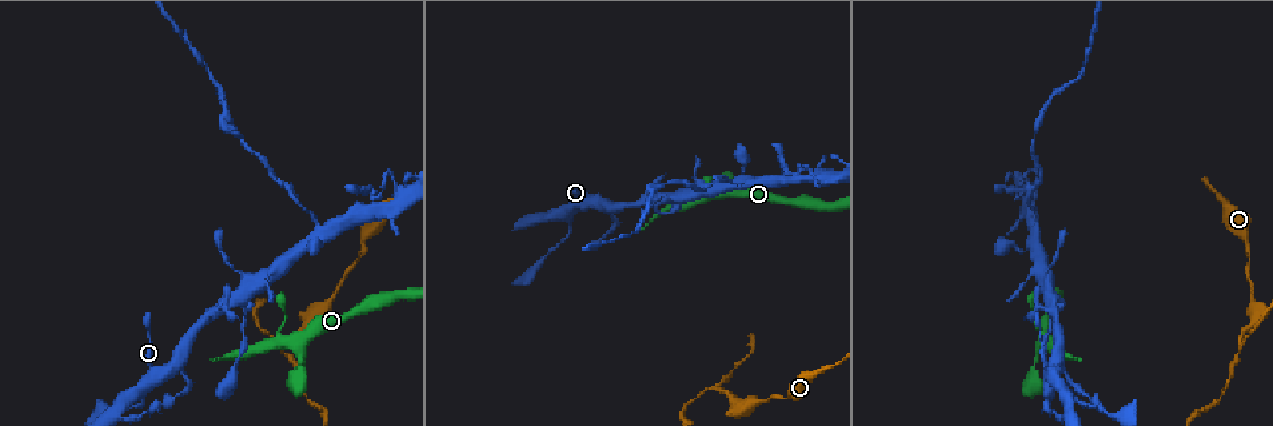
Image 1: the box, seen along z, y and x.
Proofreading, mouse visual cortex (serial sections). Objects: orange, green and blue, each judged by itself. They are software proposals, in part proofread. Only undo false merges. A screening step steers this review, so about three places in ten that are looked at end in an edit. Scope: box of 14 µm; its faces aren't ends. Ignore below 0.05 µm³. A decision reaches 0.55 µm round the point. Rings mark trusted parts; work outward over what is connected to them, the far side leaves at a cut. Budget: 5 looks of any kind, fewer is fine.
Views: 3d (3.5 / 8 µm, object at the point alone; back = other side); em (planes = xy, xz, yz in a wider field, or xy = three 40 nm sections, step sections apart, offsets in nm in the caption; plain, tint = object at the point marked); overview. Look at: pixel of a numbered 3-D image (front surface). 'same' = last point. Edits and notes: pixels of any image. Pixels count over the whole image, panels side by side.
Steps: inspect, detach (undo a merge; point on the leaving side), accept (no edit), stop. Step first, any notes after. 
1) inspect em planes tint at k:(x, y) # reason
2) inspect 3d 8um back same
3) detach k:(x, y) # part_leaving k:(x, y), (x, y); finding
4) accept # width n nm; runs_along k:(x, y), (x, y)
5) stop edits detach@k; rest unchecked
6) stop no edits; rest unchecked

inspect 3d 3.5um at 1:(240, 302) # two arms in line, one across

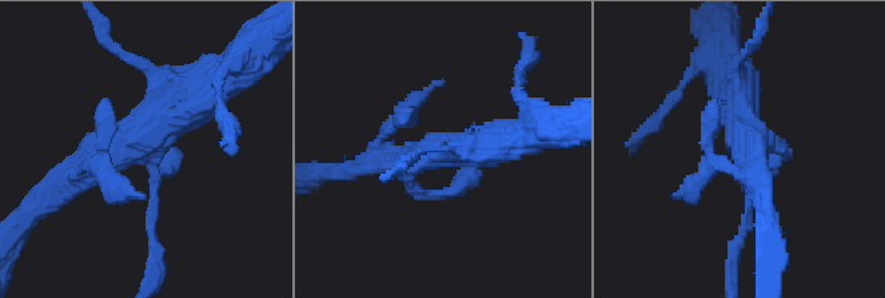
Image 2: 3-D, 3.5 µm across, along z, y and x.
inspect em planes tint at 2:(743, 142) # need the tissue

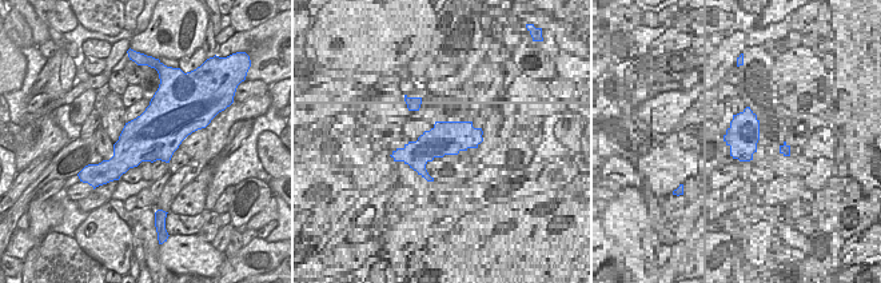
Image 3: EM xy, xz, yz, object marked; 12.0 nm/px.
accept # all the same cell

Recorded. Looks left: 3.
inspect 3d 3.5um at 1:(743, 185) # looks like a crossing

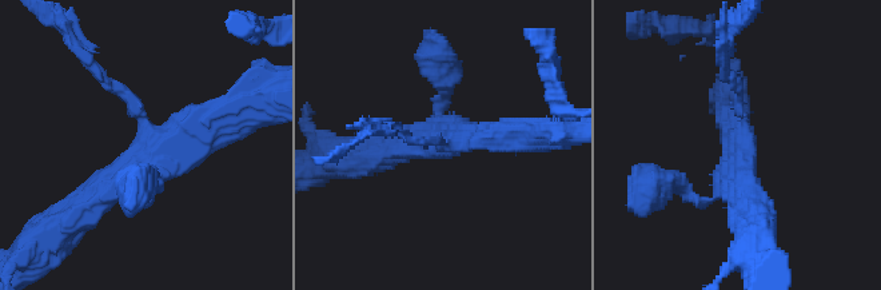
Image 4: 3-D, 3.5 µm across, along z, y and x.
detach 4:(107, 84) # part_leaving 4:(140, 114), (71, 44), (71, 32); a second cell is stuck on

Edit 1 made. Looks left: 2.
stop edits detach@4; rest unchecked

